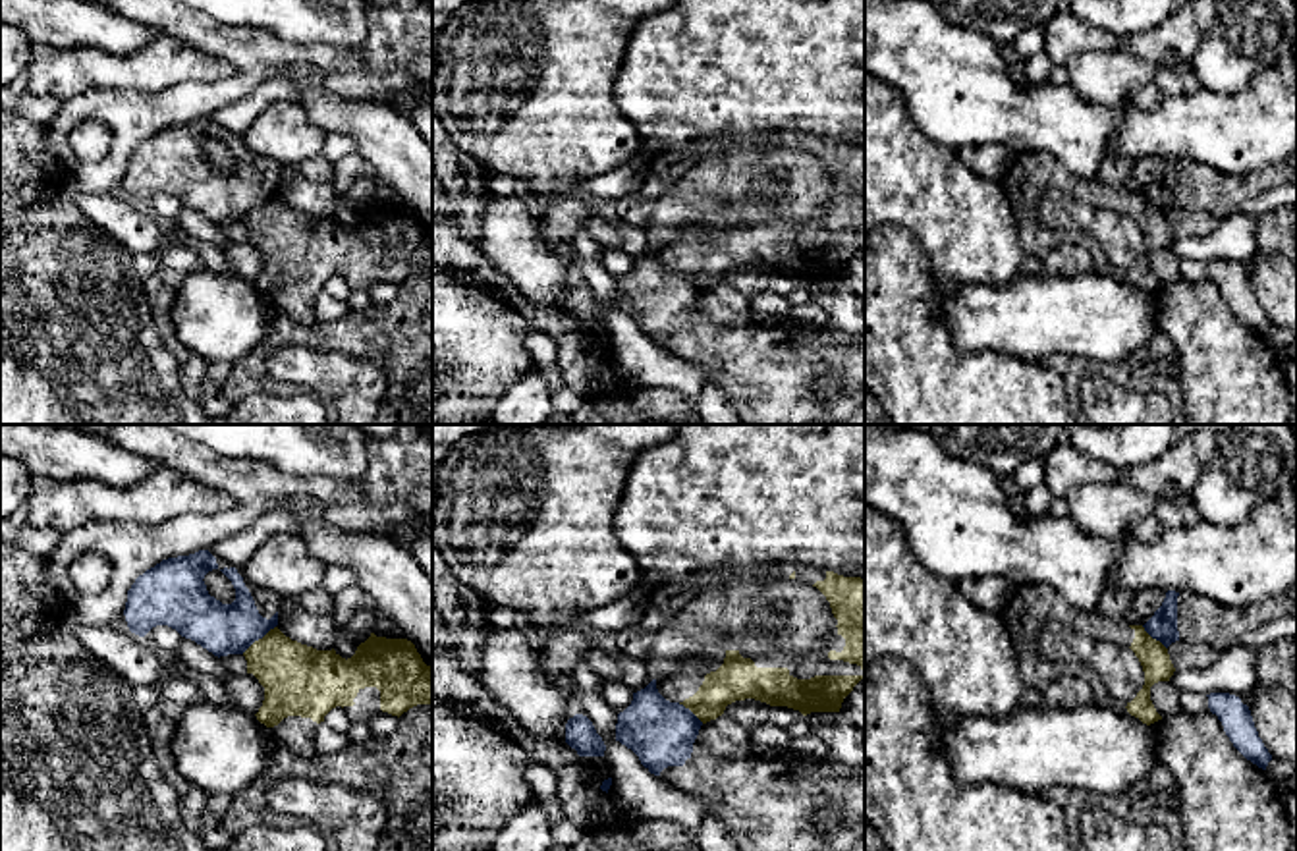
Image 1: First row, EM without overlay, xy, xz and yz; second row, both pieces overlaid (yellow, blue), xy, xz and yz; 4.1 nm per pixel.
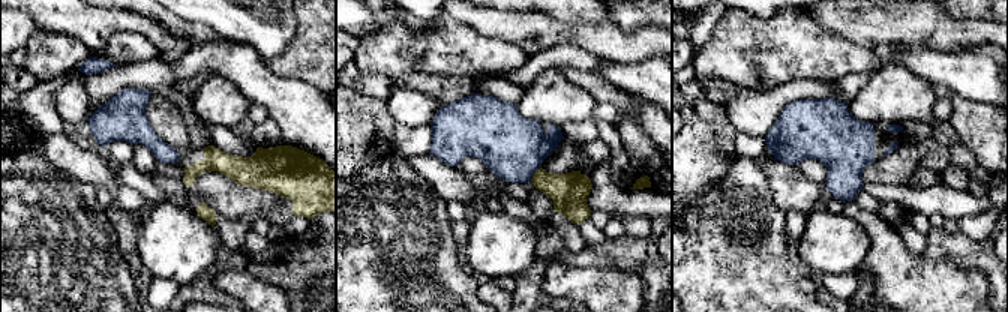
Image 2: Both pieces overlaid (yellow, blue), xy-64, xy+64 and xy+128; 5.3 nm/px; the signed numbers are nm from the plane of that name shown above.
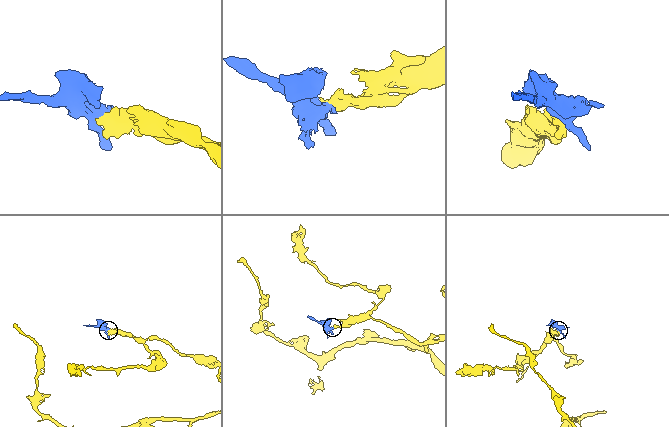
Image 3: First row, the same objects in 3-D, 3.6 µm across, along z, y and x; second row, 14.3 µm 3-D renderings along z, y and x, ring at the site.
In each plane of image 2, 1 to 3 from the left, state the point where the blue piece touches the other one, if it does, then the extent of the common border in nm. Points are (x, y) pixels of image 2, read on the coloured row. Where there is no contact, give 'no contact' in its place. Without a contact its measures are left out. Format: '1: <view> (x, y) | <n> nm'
1: no contact
2: xy+64 (534, 173) | 110 nm
3: no contact

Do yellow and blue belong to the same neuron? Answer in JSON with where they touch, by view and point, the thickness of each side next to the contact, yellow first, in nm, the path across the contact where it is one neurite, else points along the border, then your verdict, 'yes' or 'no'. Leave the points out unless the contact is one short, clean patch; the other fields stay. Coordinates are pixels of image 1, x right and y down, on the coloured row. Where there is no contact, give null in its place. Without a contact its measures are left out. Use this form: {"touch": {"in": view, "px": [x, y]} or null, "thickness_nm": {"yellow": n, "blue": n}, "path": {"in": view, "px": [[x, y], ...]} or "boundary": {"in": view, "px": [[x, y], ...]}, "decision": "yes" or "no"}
{"touch": {"in": "xy", "px": [259, 639]}, "thickness_nm": {"yellow": 300, "blue": 220}, "boundary": {"in": "xy", "px": [[275, 626], [242, 653]]}, "decision": "no"}

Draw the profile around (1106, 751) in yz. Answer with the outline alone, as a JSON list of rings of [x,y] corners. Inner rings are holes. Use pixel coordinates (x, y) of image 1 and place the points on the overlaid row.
[[[1019,706],[1002,720],[952,720],[946,756],[959,783],[1000,783],[1044,795],[1056,785],[1118,797],[1160,762],[1158,729],[1121,708]]]

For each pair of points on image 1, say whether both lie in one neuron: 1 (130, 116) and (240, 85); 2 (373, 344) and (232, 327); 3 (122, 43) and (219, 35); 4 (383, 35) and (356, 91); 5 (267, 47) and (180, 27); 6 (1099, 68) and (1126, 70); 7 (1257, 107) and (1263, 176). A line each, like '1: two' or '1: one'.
1: one
2: two
3: two
4: one
5: one
6: one
7: two

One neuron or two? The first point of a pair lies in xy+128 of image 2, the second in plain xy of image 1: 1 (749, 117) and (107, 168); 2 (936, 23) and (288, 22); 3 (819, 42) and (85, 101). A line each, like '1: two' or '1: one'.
1: two
2: two
3: two

